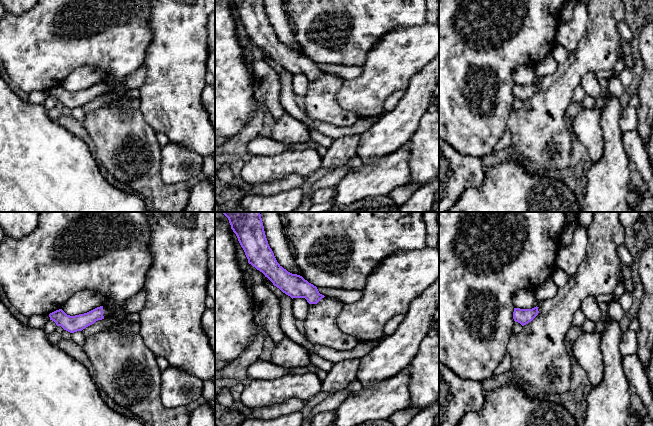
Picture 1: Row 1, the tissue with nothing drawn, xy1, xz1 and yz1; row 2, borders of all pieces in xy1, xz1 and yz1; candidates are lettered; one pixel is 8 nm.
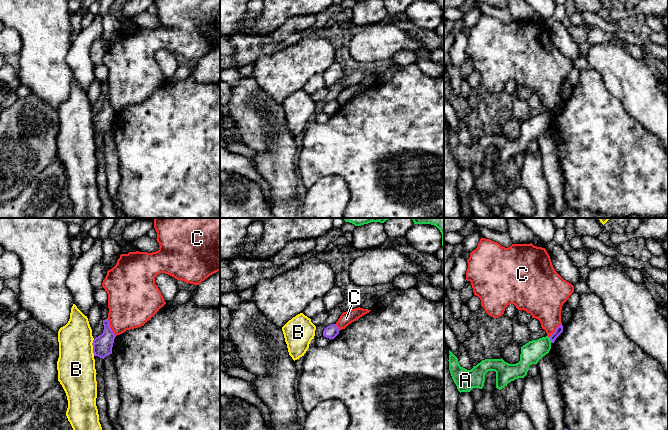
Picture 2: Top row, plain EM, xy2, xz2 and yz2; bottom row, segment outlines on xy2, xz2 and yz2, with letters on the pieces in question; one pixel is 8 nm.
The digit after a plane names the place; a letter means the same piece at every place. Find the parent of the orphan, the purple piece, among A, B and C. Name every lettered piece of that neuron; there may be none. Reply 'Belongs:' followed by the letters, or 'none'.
Belongs: none

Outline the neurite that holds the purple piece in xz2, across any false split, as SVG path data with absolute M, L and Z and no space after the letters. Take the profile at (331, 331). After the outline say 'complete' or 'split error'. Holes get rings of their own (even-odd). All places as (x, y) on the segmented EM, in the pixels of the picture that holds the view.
M331 324L324 329L323 336L331 340L339 334L339 331L340 330L336 324Z; complete

